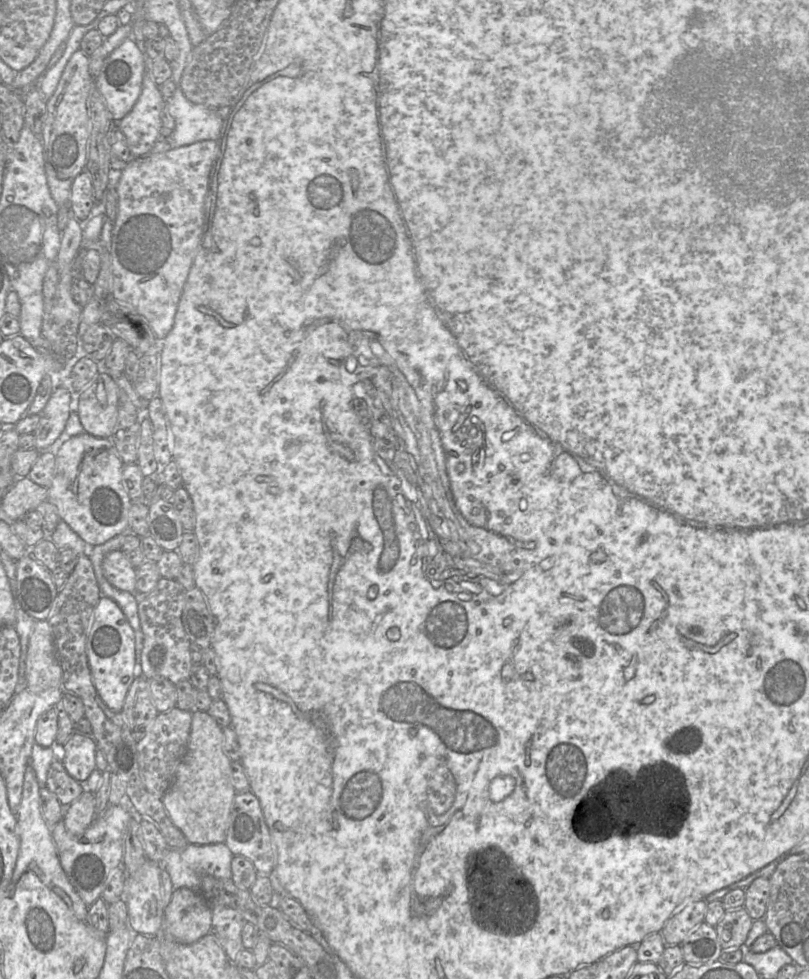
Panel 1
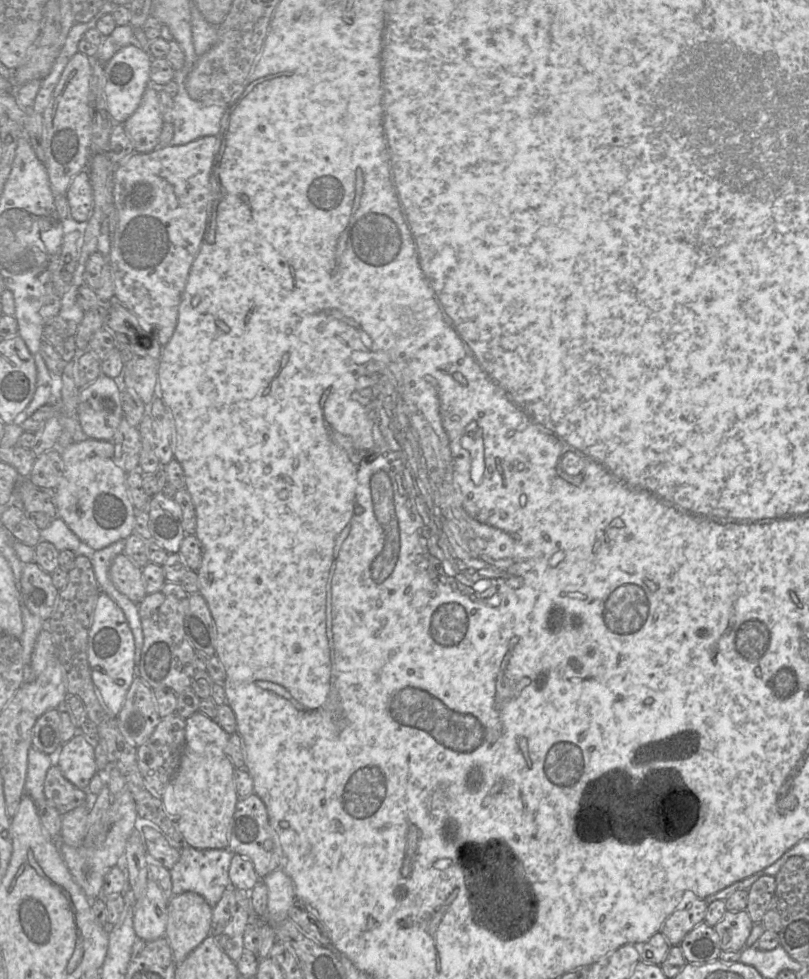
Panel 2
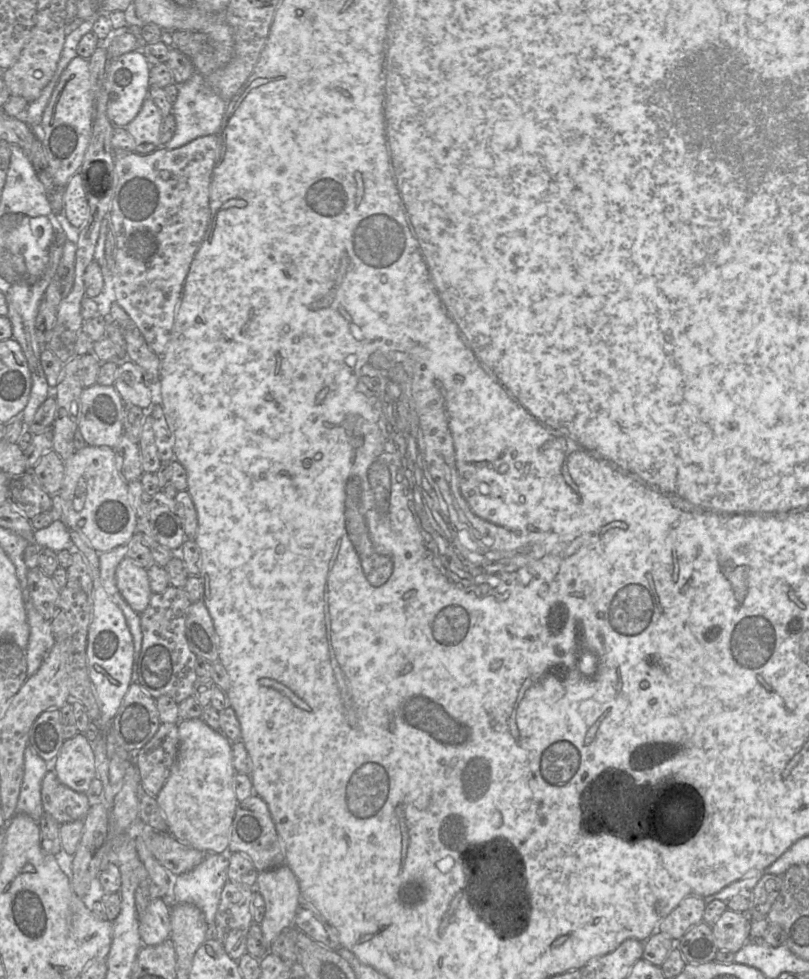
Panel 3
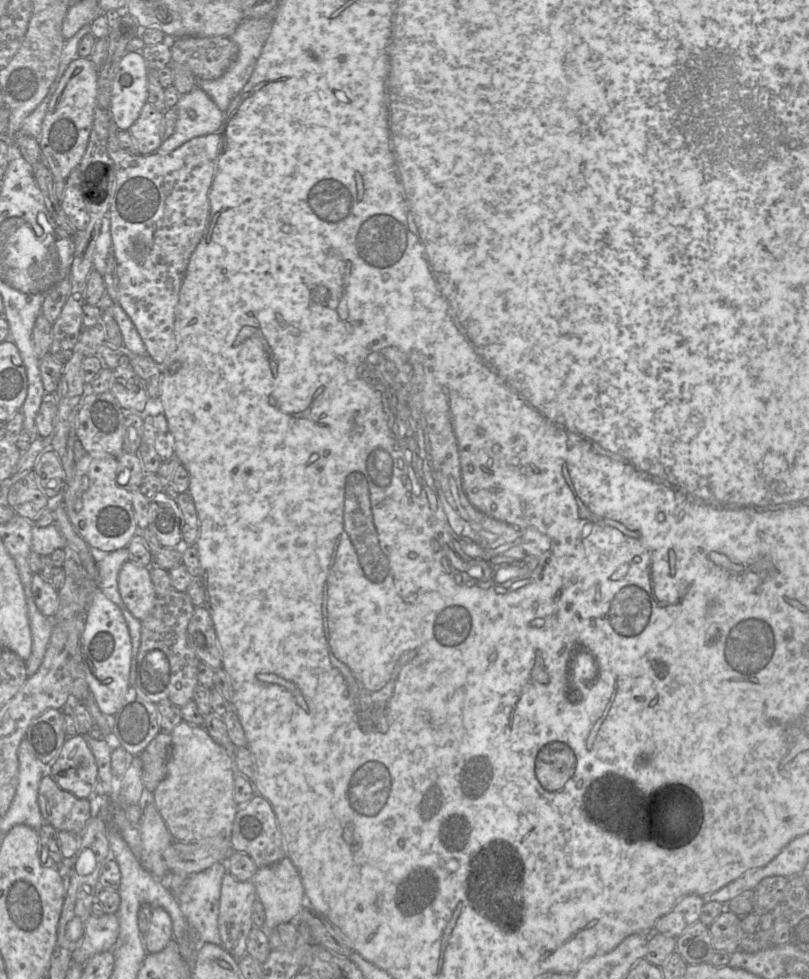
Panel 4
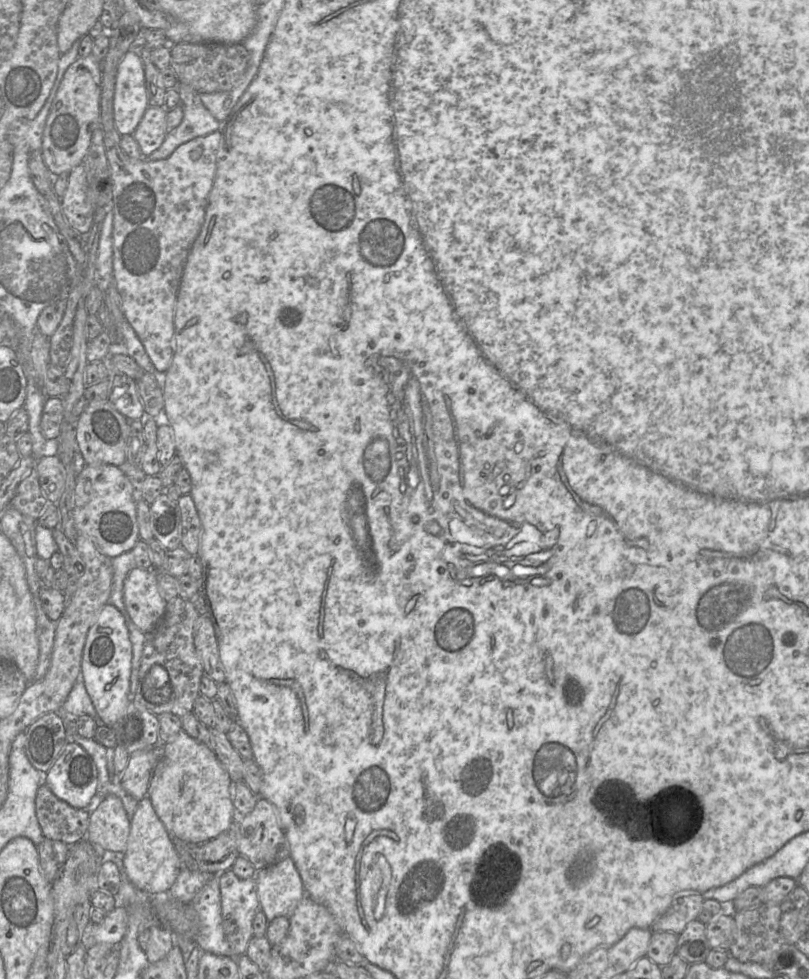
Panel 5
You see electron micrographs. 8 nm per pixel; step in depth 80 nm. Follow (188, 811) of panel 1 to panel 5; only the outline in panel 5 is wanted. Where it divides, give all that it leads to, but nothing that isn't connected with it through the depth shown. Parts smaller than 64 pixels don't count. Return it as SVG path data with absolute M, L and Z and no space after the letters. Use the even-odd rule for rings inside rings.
M181 730L171 740L161 745L161 759L154 768L148 797L171 838L190 843L204 843L226 831L237 819L232 801L233 784L213 750Z

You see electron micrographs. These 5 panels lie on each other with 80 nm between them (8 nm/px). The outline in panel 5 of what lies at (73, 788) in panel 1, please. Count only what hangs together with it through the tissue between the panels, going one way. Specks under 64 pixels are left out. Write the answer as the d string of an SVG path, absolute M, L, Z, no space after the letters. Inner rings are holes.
M46 784L37 791L36 815L45 838L70 846L87 837L90 813L59 799Z

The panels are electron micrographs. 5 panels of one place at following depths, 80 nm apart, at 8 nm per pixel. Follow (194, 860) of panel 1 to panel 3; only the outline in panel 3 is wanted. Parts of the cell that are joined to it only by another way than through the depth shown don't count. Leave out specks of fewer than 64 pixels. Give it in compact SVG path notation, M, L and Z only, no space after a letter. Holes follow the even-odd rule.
M206 853L203 861L192 870L177 876L173 887L173 902L191 903L198 907L207 923L207 938L214 938L215 915L223 887L228 880L229 853Z

